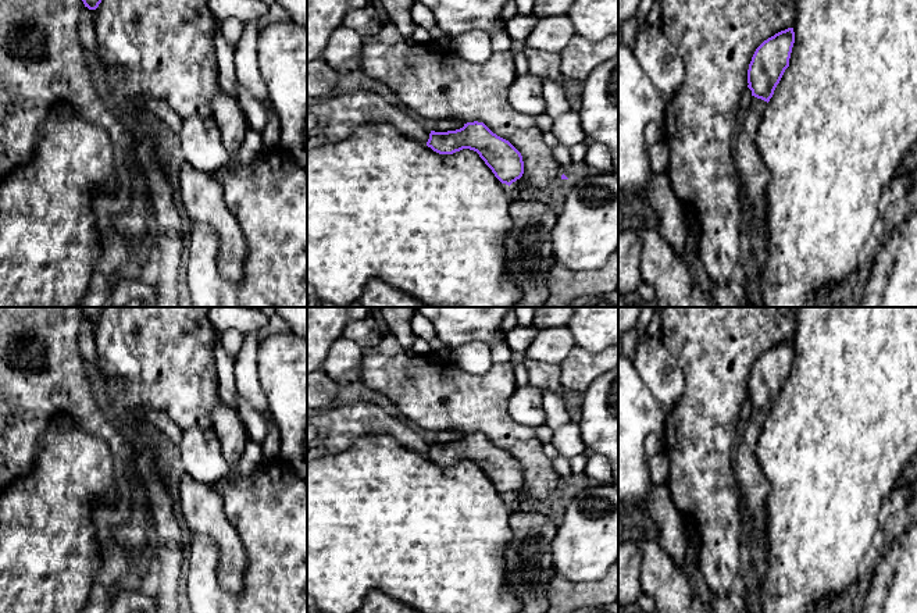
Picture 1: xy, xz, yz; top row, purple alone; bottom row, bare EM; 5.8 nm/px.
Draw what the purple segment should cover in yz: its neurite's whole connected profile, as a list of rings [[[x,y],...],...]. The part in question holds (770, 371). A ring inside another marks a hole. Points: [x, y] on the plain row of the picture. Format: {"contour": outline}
{"contour": [[[788,339],[768,349],[756,360],[747,381],[747,399],[752,402],[752,411],[745,423],[743,441],[738,448],[735,459],[741,510],[753,520],[750,528],[752,570],[760,577],[759,587],[768,549],[766,499],[770,485],[759,464],[756,446],[767,416],[785,381],[789,378],[793,354],[793,339]]]}

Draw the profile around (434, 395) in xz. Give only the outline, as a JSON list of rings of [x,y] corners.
[[[386,332],[379,343],[363,349],[358,367],[361,381],[372,391],[385,395],[417,430],[432,432],[457,431],[484,434],[493,445],[509,452],[522,467],[524,485],[510,498],[518,500],[545,500],[556,496],[563,478],[552,460],[543,453],[543,442],[535,430],[517,424],[507,411],[507,402],[517,389],[514,367],[509,363],[493,364],[481,375],[470,374],[450,360],[431,356],[413,356],[395,335]]]

